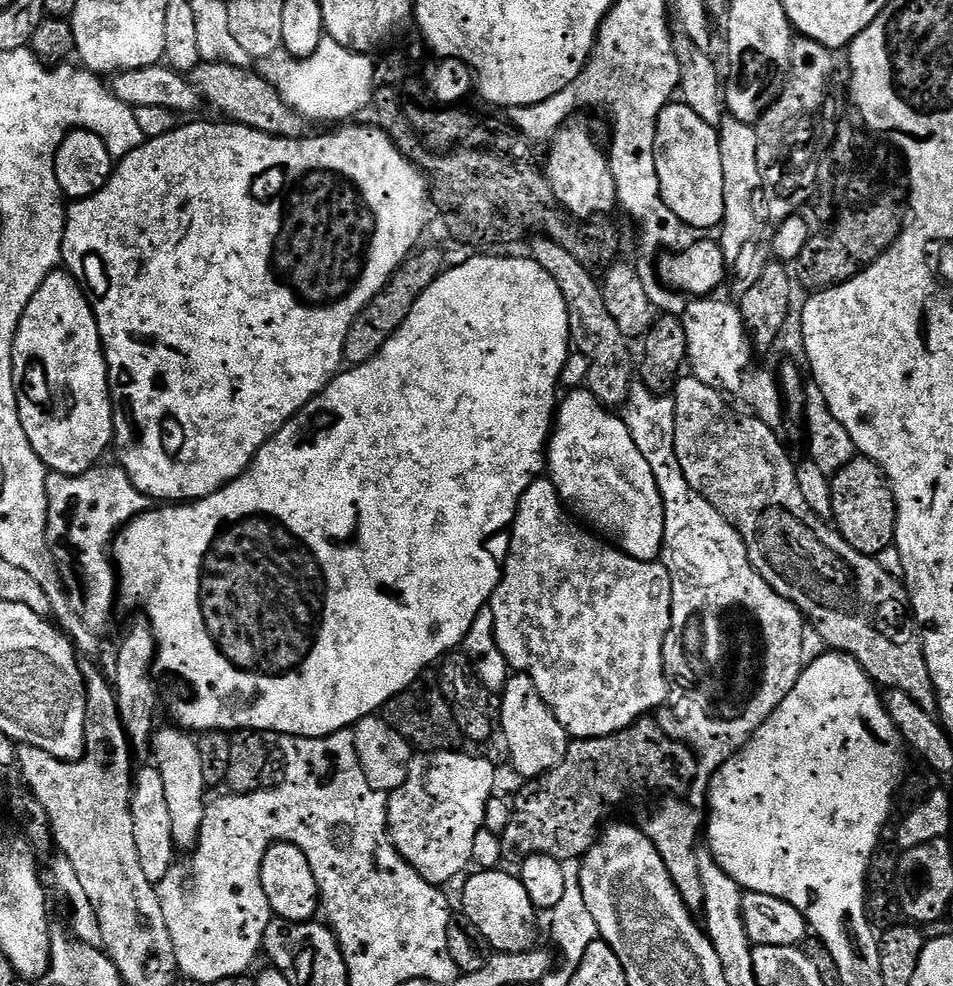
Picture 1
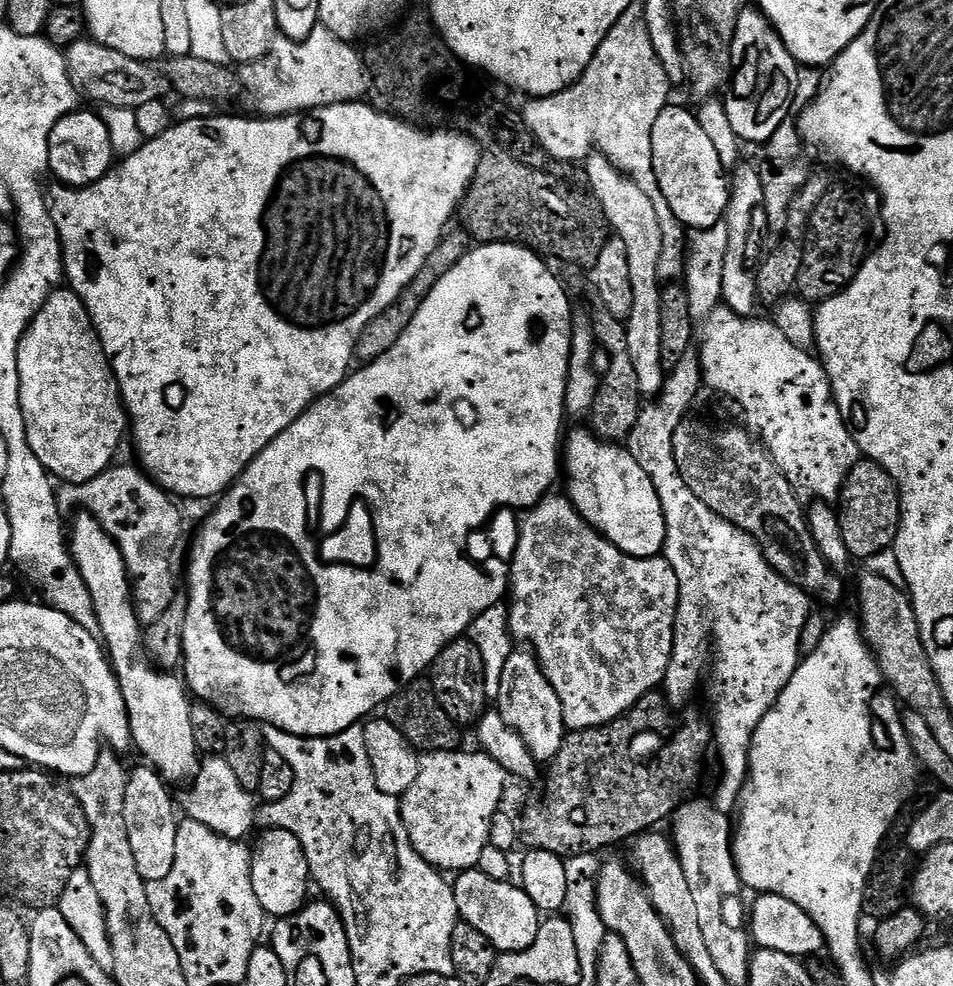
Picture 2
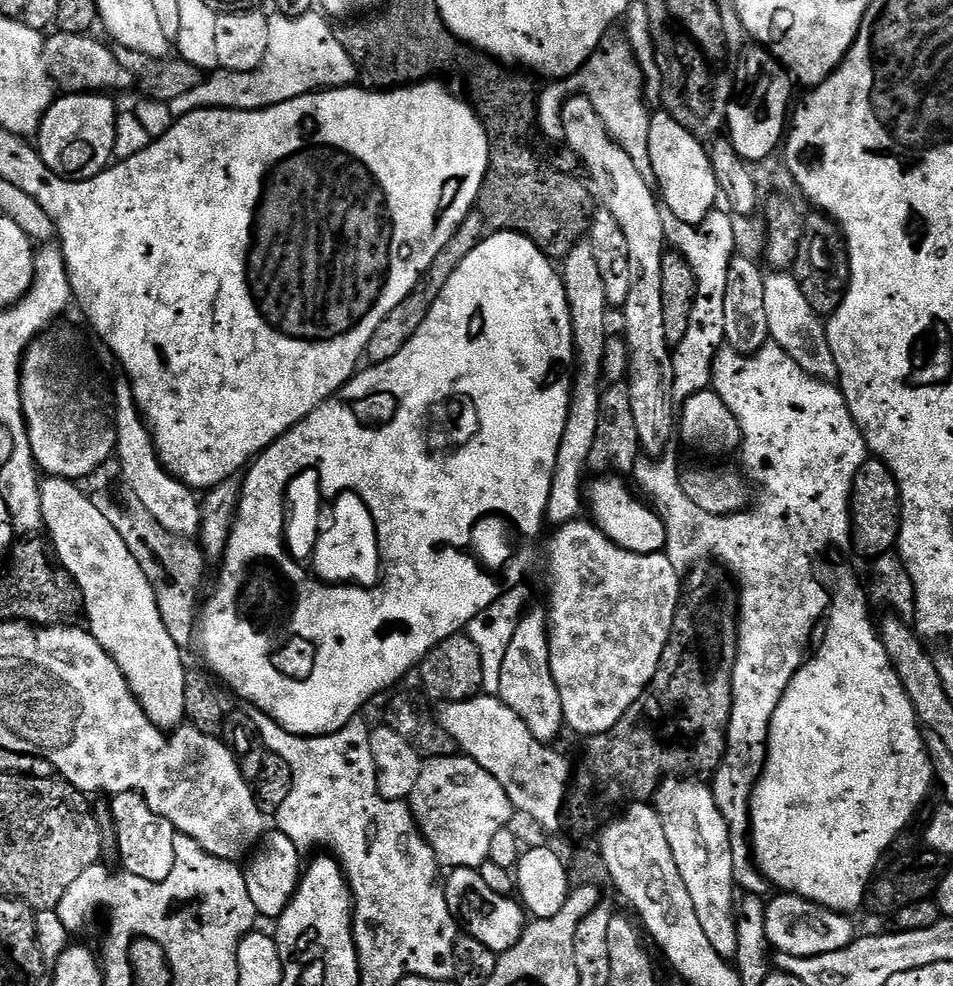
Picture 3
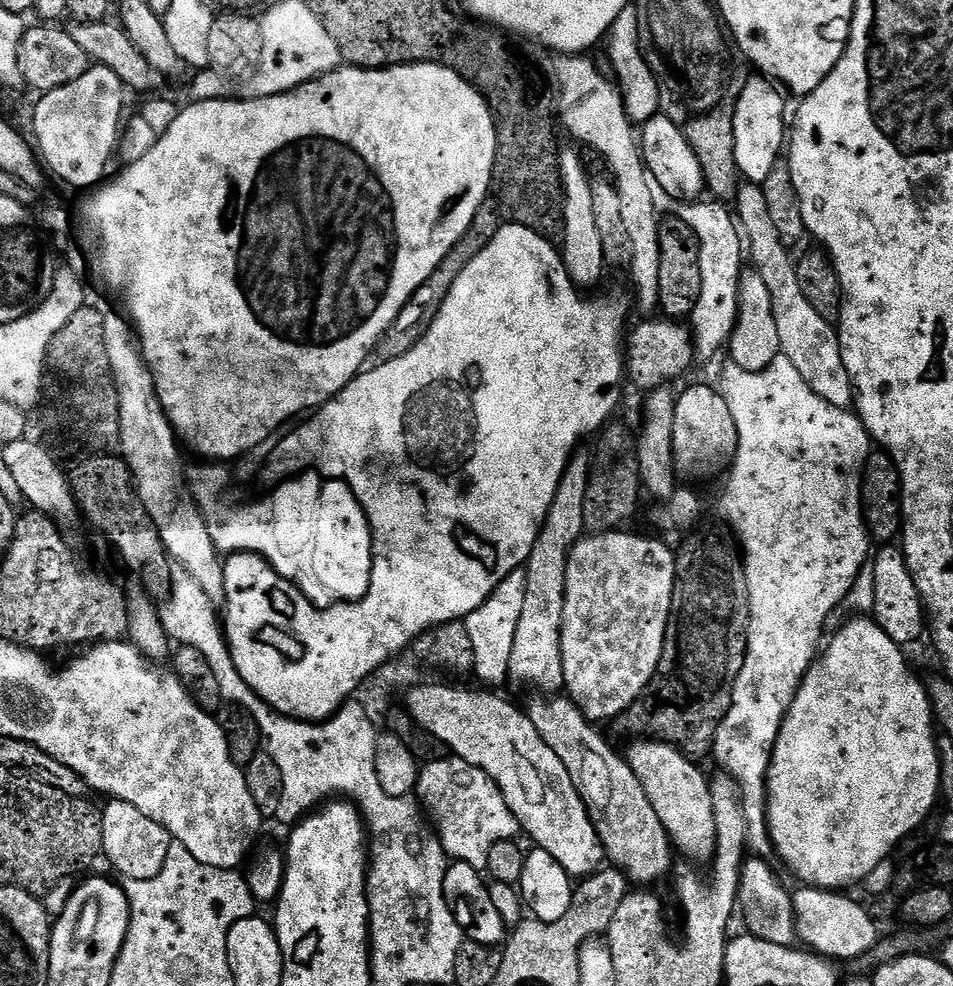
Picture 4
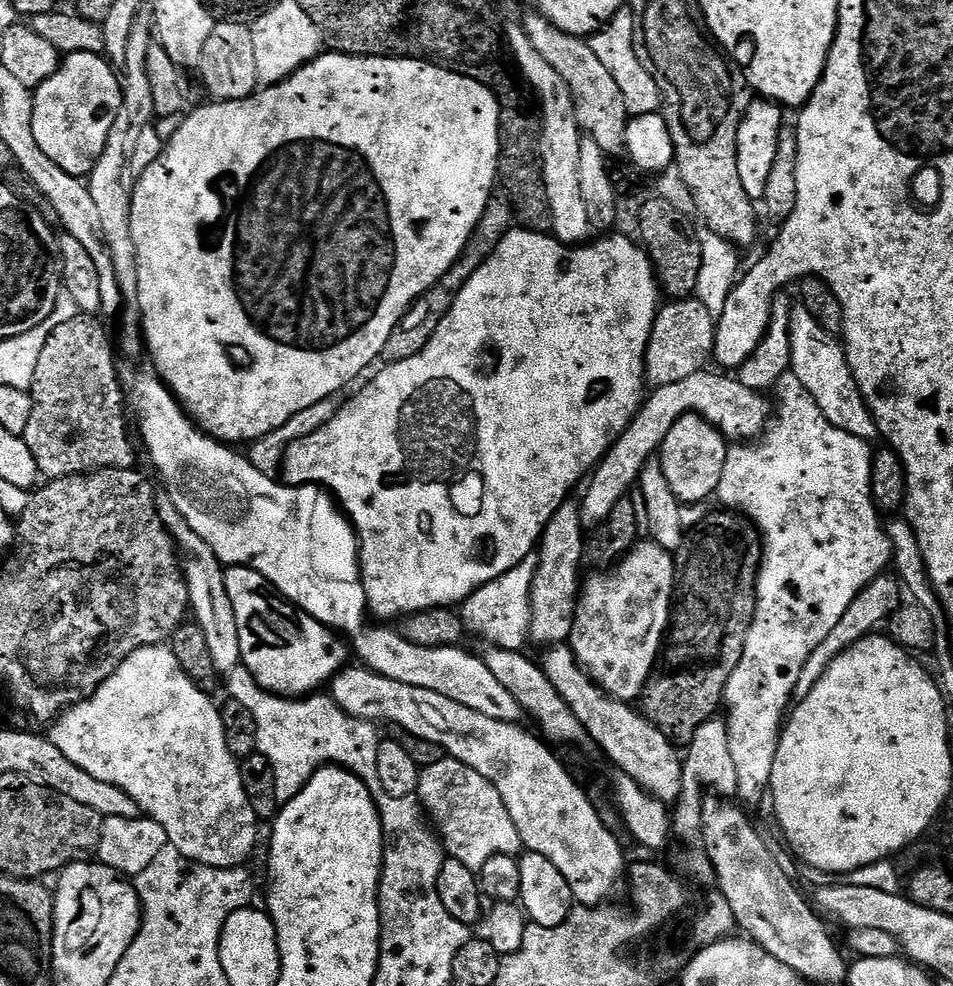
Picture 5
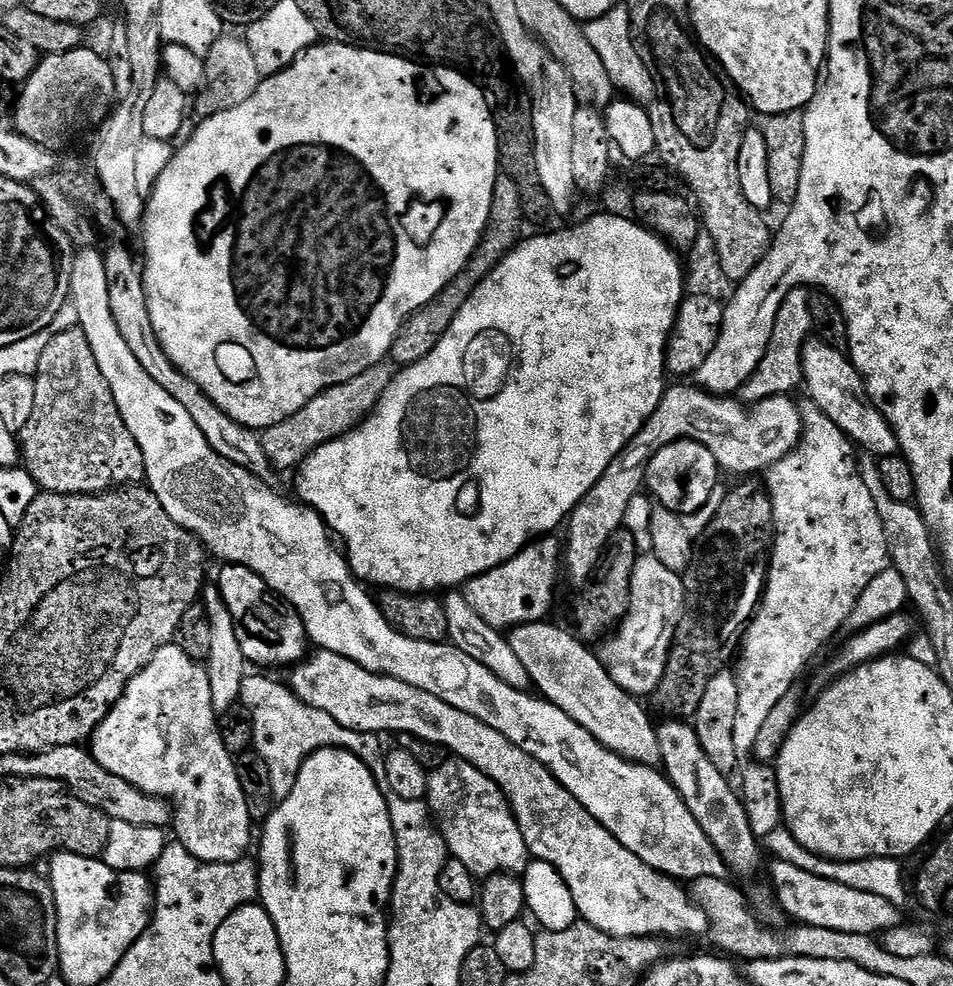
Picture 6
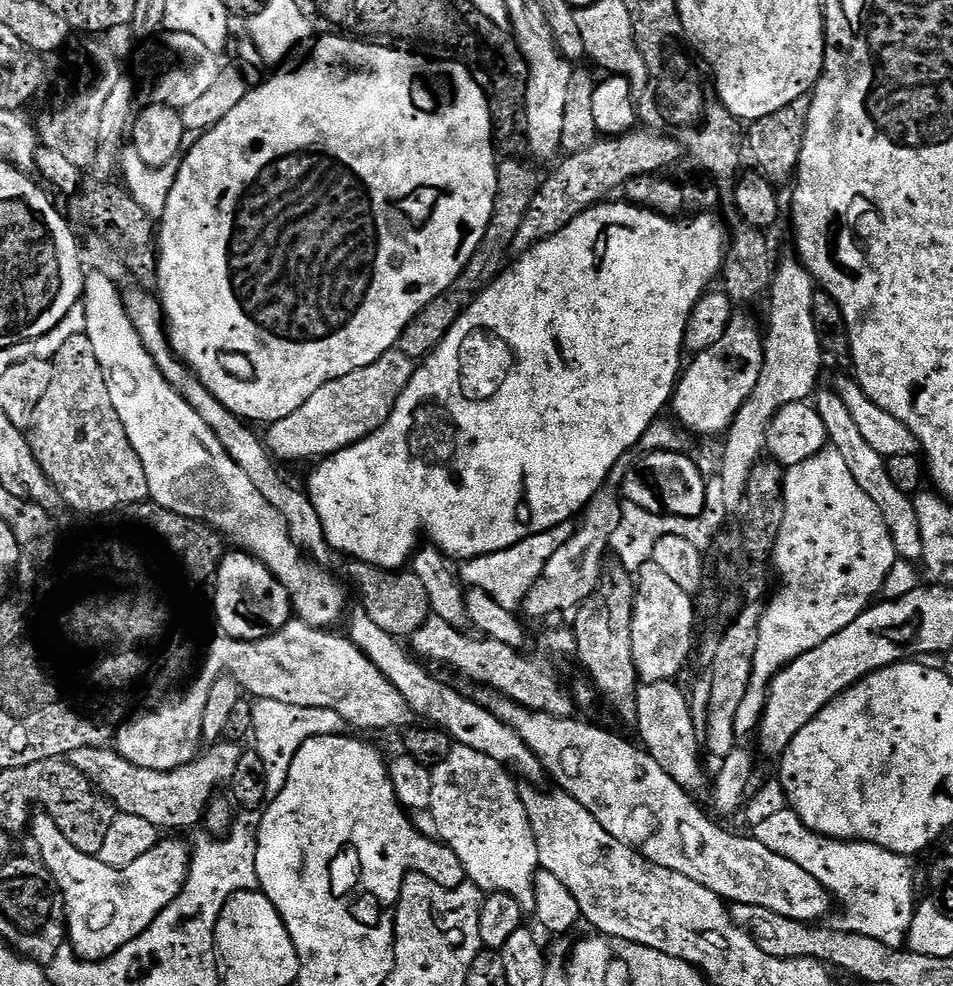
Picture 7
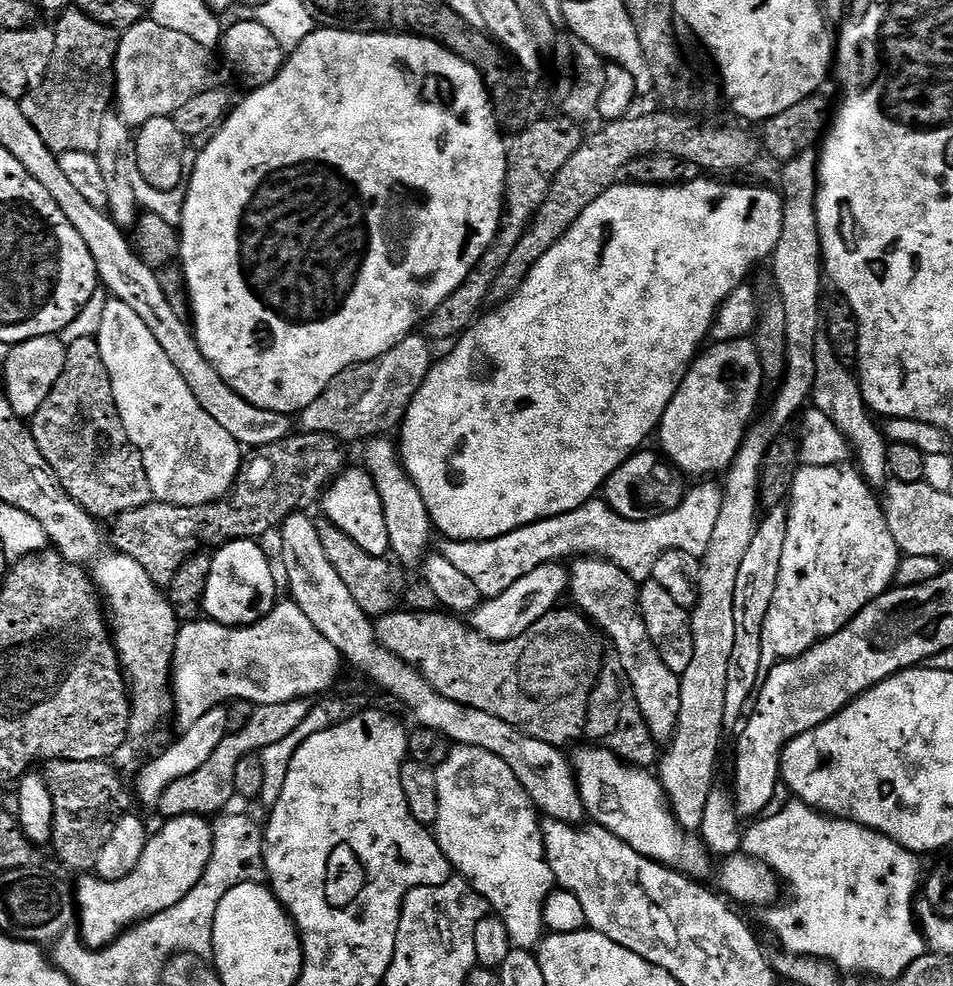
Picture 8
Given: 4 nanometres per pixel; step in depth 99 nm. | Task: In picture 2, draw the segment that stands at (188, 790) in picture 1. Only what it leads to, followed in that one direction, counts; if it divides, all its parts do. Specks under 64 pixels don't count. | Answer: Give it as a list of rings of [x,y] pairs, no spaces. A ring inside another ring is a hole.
[[[84,510],[79,515],[70,524],[70,551],[90,590],[90,598],[100,623],[99,635],[112,671],[120,681],[135,749],[139,749],[148,758],[147,763],[165,781],[191,781],[200,771],[202,754],[194,742],[194,726],[190,723],[193,701],[185,681],[179,675],[169,674],[153,666],[145,658],[142,653],[142,625],[133,608],[134,584],[128,574],[128,565],[123,560],[119,546],[91,513]]]

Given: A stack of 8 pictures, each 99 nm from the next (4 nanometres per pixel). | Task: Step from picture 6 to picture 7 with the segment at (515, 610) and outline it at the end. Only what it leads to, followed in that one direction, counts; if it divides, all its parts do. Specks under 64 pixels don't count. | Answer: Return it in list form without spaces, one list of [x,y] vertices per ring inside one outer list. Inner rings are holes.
[[[575,523],[559,524],[542,534],[534,534],[506,550],[463,561],[458,568],[459,579],[468,588],[477,588],[490,594],[490,598],[494,598],[494,602],[498,602],[504,608],[515,609],[523,605],[524,597],[532,589],[533,582],[542,574],[546,562],[554,558],[554,550],[558,550],[558,546],[566,546],[566,542],[575,532]]]

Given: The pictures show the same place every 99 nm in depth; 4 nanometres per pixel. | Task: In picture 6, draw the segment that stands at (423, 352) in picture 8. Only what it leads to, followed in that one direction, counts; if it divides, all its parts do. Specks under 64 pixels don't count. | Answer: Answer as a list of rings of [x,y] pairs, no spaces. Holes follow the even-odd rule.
[[[391,363],[376,364],[370,370],[346,382],[322,390],[322,394],[310,398],[310,402],[306,402],[306,406],[302,406],[298,414],[290,414],[286,422],[278,422],[278,426],[263,429],[260,441],[266,450],[266,456],[270,458],[273,469],[299,469],[301,462],[314,450],[318,450],[318,446],[344,436],[353,428],[358,428],[360,423],[372,413],[372,409],[390,386],[393,375],[394,368]]]

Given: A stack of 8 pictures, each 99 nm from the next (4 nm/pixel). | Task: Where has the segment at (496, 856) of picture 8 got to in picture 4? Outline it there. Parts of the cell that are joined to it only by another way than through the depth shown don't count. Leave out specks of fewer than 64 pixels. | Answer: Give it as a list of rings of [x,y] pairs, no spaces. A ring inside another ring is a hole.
[[[449,755],[424,764],[416,780],[415,795],[445,852],[453,861],[468,864],[471,868],[487,869],[490,849],[503,840],[516,840],[521,831],[499,786],[485,772],[458,756]]]

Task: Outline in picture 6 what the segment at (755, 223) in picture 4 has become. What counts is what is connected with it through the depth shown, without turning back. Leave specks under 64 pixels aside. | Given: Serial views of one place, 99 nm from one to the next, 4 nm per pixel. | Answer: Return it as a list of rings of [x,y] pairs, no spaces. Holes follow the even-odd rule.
[[[809,338],[804,343],[804,382],[803,387],[808,388],[807,399],[813,400],[834,422],[838,430],[842,430],[855,445],[858,445],[867,455],[874,457],[894,456],[900,452],[900,443],[890,422],[876,409],[864,385],[864,379],[851,359],[841,349],[819,338]]]

